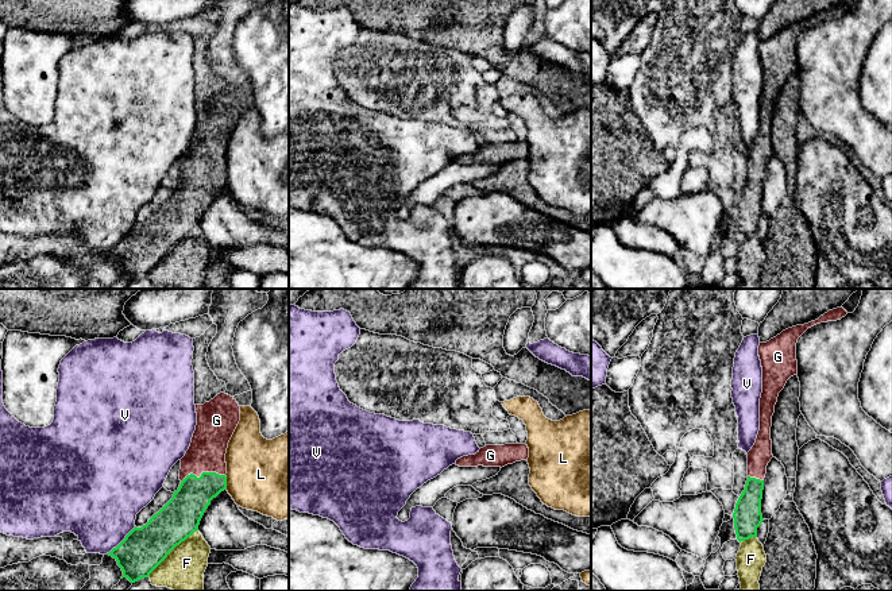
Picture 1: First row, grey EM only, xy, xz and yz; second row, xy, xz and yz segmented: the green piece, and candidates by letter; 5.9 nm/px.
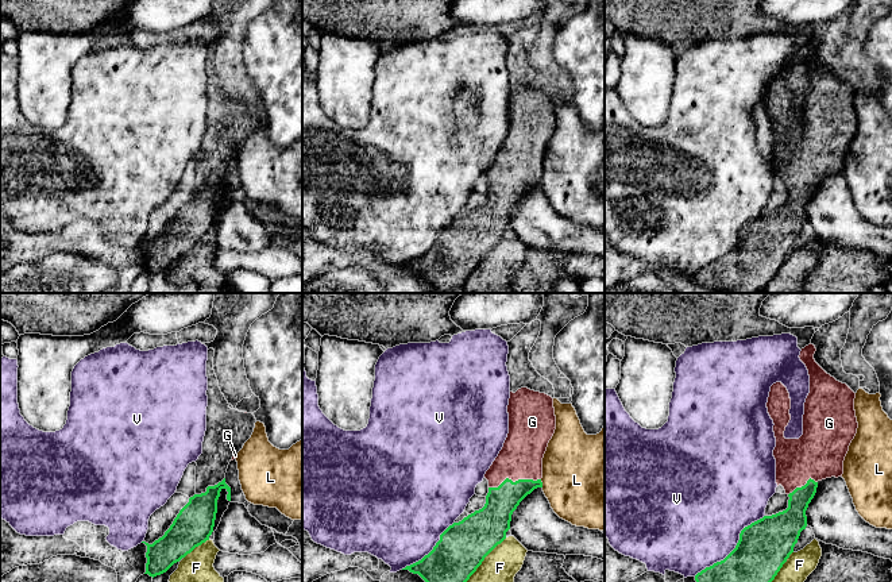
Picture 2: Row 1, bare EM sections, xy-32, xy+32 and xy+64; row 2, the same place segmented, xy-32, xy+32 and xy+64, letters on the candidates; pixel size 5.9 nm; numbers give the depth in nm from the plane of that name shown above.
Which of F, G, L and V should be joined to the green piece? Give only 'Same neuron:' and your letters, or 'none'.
Same neuron: G

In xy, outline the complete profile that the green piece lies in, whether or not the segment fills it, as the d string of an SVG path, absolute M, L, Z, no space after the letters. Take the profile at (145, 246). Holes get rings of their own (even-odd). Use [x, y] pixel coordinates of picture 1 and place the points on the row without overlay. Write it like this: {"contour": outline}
{"contour": "M220 90L209 100L196 103L196 111L196 128L189 147L181 157L178 188L146 223L135 224L116 246L107 251L121 266L121 277L127 275L131 281L148 275L177 243L197 229L211 198L227 186L225 151L240 119L240 104L233 94Z"}

